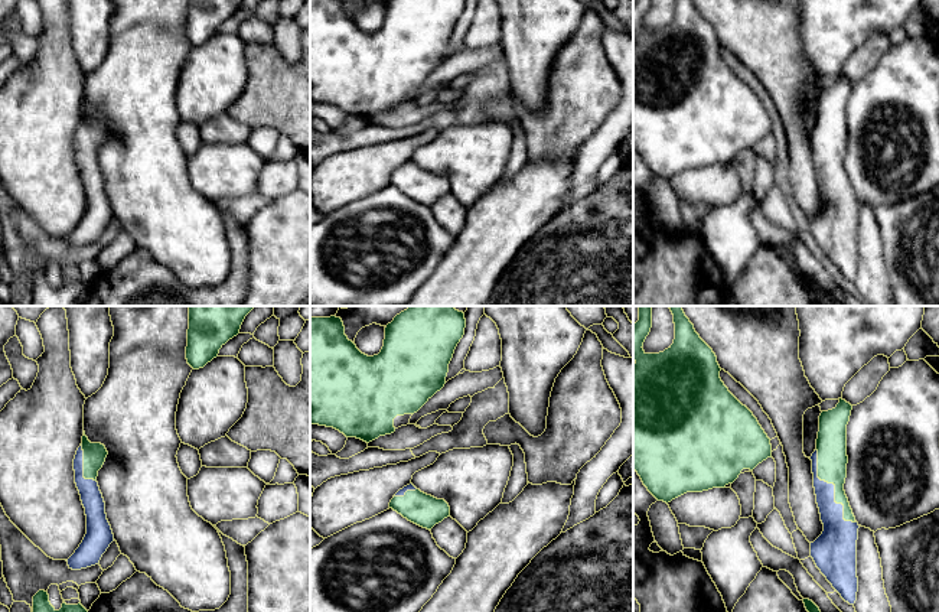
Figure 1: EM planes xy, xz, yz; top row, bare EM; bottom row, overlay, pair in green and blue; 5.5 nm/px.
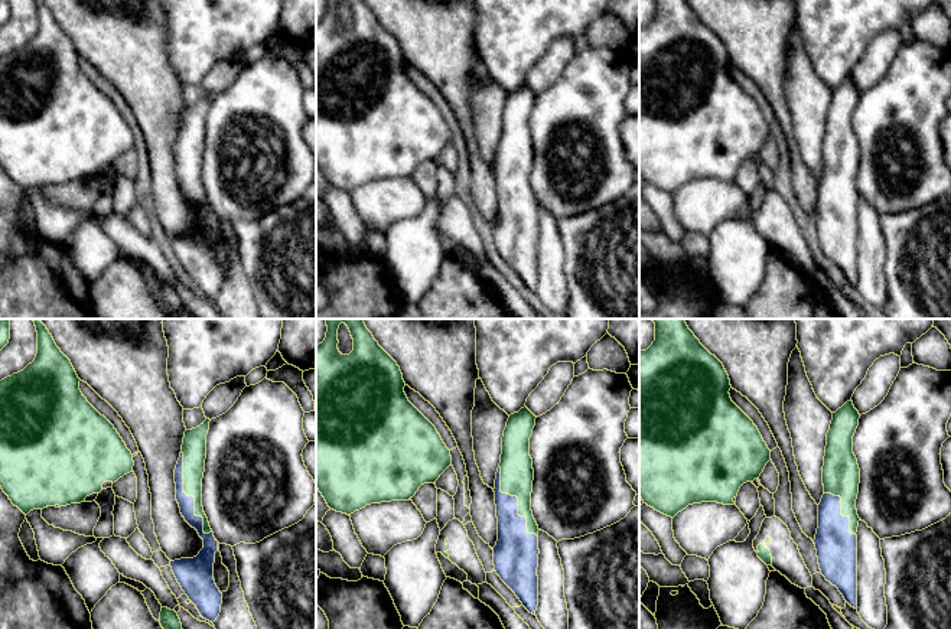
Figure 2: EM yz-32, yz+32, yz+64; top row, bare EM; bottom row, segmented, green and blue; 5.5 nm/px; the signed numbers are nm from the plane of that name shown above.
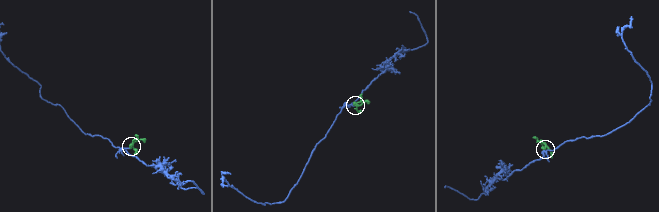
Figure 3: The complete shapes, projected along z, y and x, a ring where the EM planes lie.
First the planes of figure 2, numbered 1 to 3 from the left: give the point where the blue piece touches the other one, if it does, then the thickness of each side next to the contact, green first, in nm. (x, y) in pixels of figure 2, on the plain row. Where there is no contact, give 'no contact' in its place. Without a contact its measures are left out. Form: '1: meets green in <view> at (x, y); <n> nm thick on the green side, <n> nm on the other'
1: meets green in yz-32 at (189, 172); 130 nm thick on the green side, 90 nm on the other
2: meets green in yz+32 at (518, 178); 190 nm thick on the green side, 200 nm on the other
3: meets green in yz+64 at (842, 188); 200 nm thick on the green side, 220 nm on the other

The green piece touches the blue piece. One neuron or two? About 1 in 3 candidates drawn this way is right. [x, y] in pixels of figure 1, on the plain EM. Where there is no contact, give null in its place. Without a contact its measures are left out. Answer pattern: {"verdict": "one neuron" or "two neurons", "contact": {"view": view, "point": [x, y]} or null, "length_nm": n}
{"verdict": "one neuron", "contact": {"view": "yz", "point": [835, 163]}, "length_nm": 460}

